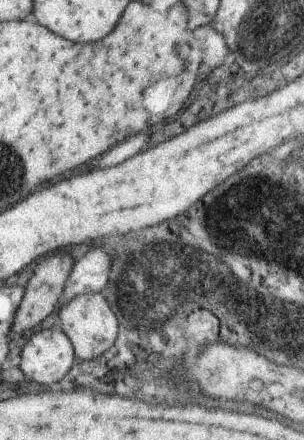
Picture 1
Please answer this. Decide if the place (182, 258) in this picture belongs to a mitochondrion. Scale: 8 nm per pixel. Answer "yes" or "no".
yes

